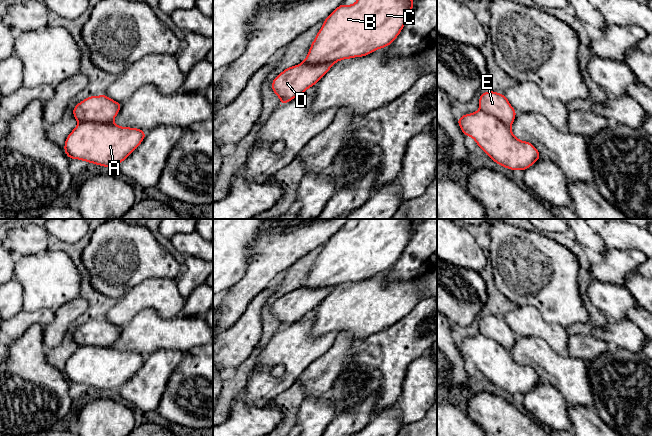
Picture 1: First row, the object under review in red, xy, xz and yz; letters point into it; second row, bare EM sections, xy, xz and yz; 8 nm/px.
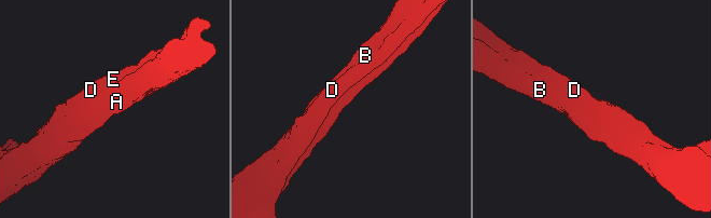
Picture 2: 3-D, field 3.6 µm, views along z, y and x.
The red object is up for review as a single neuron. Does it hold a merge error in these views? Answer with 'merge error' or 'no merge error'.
merge error

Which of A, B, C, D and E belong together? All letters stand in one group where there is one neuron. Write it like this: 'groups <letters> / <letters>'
groups A B C / D E

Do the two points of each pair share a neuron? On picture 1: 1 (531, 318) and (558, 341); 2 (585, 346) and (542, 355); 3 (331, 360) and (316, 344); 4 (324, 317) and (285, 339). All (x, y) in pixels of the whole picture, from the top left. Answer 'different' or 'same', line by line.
1: same
2: different
3: different
4: different

